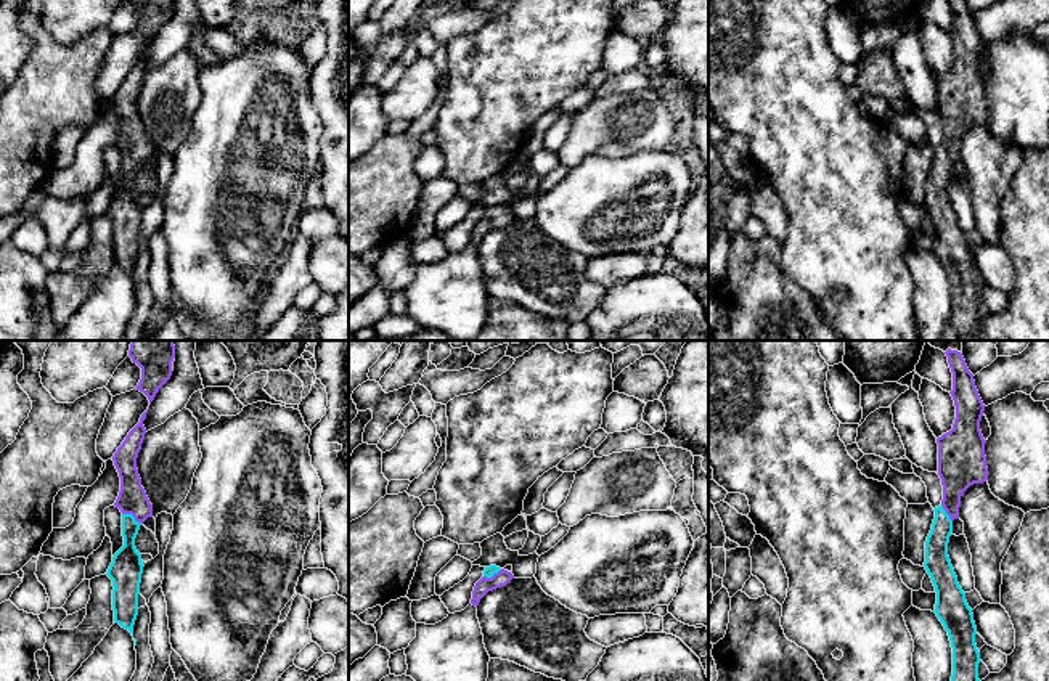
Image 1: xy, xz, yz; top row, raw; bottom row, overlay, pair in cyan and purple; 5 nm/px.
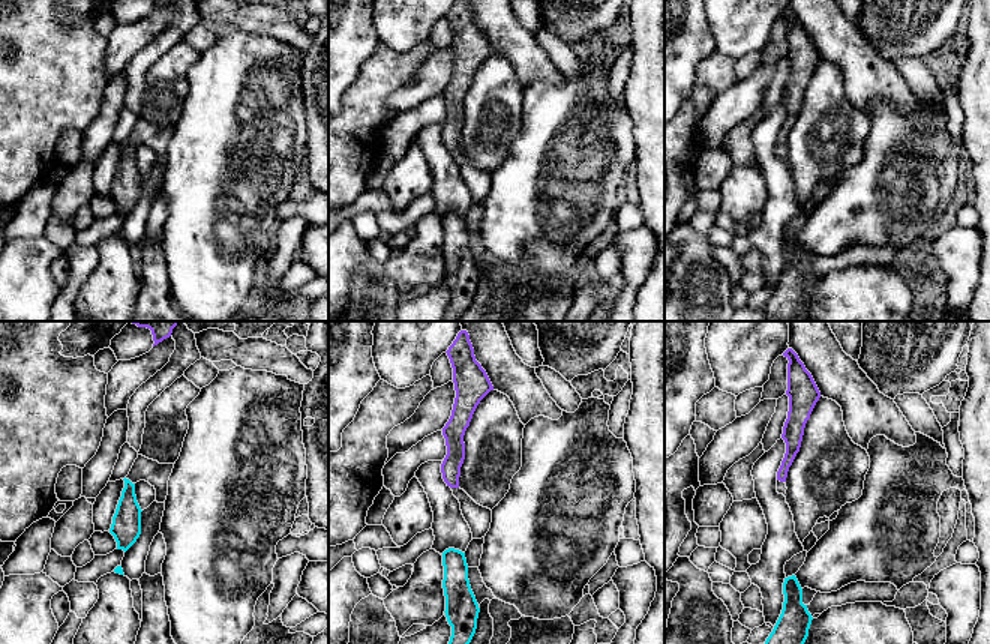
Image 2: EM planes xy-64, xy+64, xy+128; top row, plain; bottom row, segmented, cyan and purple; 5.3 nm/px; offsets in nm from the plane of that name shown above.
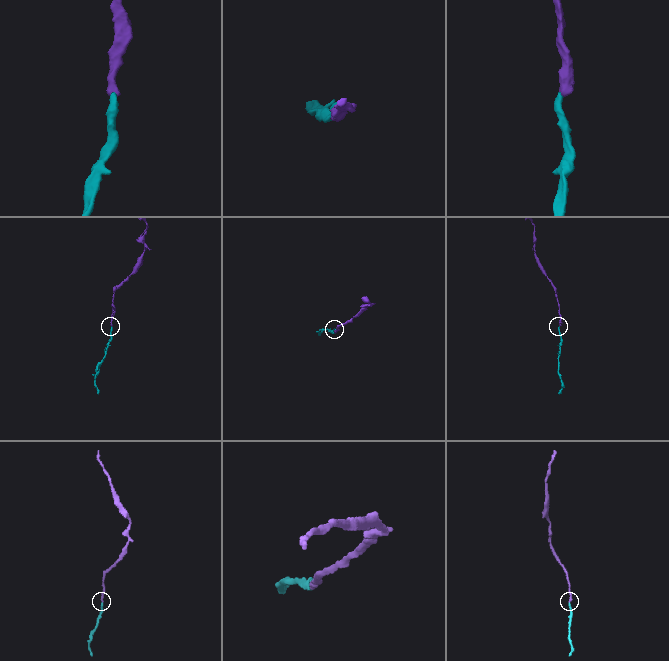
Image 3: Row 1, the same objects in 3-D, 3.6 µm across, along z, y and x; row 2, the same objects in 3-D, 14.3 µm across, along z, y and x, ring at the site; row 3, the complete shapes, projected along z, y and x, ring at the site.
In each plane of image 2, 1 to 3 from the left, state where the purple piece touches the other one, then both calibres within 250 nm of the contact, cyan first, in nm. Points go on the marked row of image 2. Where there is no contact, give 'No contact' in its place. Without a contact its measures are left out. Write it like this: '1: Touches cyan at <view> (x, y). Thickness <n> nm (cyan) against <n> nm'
1: No contact
2: No contact
3: No contact

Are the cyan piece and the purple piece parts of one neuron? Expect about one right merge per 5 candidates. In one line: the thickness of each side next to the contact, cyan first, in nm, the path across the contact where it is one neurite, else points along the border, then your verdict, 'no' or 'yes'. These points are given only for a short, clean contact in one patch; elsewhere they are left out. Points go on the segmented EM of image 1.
150/150 nm | across xy (126, 564), (132, 516), (132, 498) | yes

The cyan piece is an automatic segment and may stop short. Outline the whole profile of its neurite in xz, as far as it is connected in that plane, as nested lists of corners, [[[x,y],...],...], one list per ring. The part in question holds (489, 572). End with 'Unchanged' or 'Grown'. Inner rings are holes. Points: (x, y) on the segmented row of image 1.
[[[496,565],[485,567],[484,577],[474,586],[471,604],[477,607],[488,591],[506,586],[512,578],[514,575],[504,569]]]. Grown

